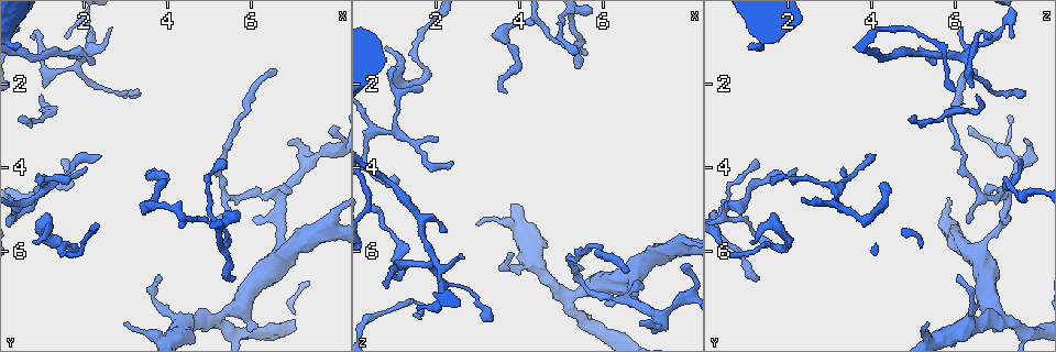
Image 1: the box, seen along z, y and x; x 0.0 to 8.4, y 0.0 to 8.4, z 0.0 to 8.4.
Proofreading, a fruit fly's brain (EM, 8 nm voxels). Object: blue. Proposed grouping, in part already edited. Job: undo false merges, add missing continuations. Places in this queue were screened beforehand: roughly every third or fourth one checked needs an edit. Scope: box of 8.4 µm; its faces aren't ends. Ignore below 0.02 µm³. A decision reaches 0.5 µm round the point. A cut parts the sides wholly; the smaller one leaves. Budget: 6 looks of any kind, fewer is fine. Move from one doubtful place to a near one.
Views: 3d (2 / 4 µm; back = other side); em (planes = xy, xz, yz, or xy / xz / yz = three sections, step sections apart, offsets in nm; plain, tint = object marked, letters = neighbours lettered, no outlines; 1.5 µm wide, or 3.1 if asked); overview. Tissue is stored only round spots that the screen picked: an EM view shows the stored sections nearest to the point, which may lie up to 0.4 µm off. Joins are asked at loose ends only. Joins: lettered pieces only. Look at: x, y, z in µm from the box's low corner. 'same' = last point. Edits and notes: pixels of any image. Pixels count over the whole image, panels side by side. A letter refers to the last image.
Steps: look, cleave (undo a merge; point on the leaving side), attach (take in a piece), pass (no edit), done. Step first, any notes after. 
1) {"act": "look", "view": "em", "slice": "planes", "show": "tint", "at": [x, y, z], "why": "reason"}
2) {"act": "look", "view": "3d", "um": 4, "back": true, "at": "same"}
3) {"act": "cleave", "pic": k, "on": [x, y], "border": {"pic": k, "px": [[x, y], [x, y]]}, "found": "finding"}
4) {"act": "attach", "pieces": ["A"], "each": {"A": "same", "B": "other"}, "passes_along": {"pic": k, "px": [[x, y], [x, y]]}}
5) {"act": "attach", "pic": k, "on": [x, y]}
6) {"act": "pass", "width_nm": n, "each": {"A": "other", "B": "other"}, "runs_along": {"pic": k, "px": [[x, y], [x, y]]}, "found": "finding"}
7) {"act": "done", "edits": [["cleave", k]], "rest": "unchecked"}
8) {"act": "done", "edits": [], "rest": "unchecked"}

{"act": "look", "view": "em", "slice": "xy", "step": 4, "show": "tint", "at": [3.40, 2.30, 7.70], "why": "thin end"}

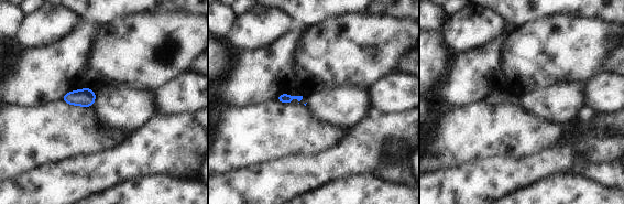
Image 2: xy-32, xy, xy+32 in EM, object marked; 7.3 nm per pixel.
{"act": "look", "view": "em", "slice": "planes", "show": "letters", "at": "same"}

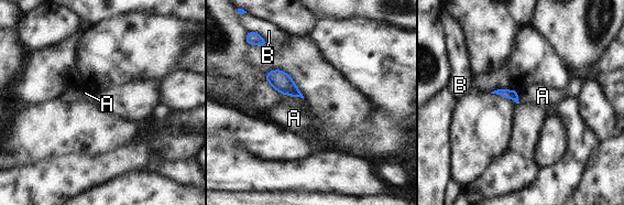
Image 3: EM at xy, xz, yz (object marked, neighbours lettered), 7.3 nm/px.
{"act": "pass", "each": {"A": "other", "B": "other"}, "found": "none of them fits"}

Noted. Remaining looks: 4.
{"act": "look", "view": "em", "slice": "yz", "step": 8, "show": "tint", "at": [1.10, 4.35, 4.35], "why": "an open end"}

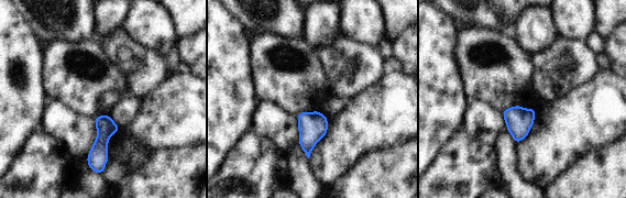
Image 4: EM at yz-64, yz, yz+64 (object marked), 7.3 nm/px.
{"act": "look", "view": "em", "slice": "planes", "show": "letters", "at": "same", "why": "cut it another way"}

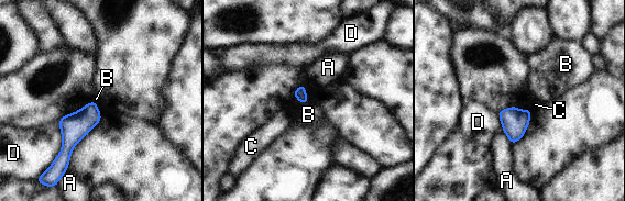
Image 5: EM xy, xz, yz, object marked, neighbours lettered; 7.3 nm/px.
{"act": "pass", "longest_contact_nm": ["D", 300], "each": {"A": "other", "B": "other", "C": "other", "D": "other"}, "border": {"pic": 5, "px": [[307, 101], [300, 104]]}, "found": "no lettered piece goes on from it"}

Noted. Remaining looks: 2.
{"act": "look", "view": "em", "slice": "planes", "show": "letters", "at": [5.60, 6.60, 1.30], "why": "an open end"}

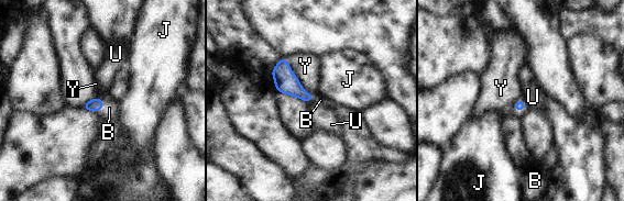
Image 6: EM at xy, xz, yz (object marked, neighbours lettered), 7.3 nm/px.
{"act": "attach", "pieces": ["B"], "each": {"B": "same", "J": "other", "U": "other", "Y": "other"}, "passes_along": {"pic": 6, "px": [[96, 104], [102, 105], [109, 108]]}, "found": "it goes on there"}

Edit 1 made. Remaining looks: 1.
{"act": "done", "edits": [["attach", 6]], "rest": "unchecked"}

